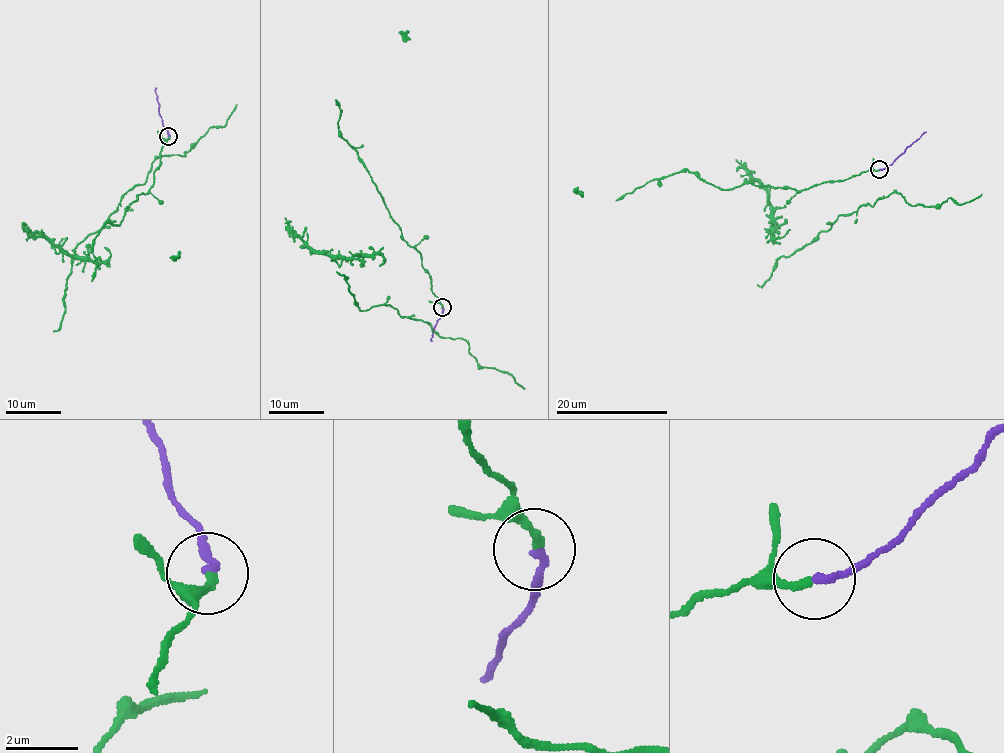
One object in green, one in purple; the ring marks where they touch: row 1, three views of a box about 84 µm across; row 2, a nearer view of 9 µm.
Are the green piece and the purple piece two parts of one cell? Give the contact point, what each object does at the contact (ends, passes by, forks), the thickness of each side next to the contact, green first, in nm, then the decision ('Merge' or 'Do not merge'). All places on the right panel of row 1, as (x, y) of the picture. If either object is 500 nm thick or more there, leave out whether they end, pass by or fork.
Place: (879, 169). At the ring green ends. At the ring purple ends. Thickness 190 nm (green) against 200 nm. Merge

